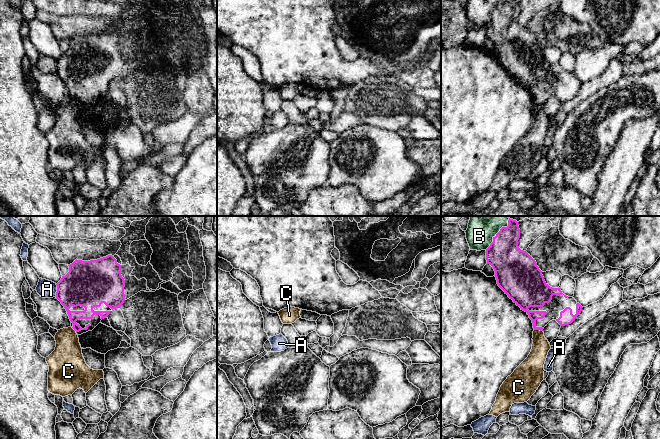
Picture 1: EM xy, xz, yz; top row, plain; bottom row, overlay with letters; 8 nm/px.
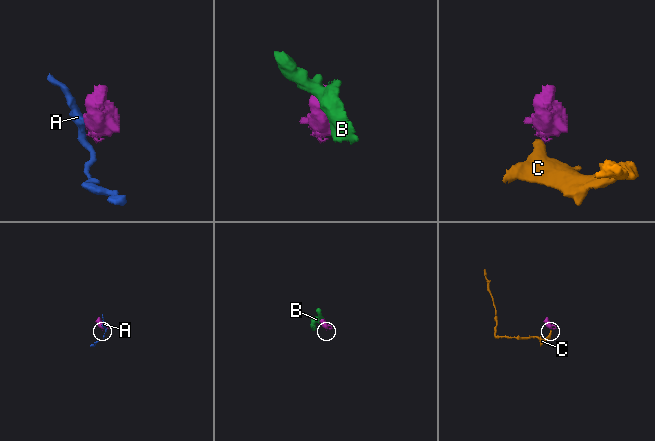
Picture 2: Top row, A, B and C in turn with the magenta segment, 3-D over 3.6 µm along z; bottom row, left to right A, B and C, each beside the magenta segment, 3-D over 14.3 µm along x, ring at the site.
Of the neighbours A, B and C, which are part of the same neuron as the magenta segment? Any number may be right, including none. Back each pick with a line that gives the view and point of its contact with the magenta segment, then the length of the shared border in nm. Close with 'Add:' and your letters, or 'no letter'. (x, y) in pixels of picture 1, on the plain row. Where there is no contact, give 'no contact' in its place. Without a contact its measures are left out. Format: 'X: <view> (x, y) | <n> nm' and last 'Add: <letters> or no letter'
B: yz (496, 11) | 280 nm
Add: B

